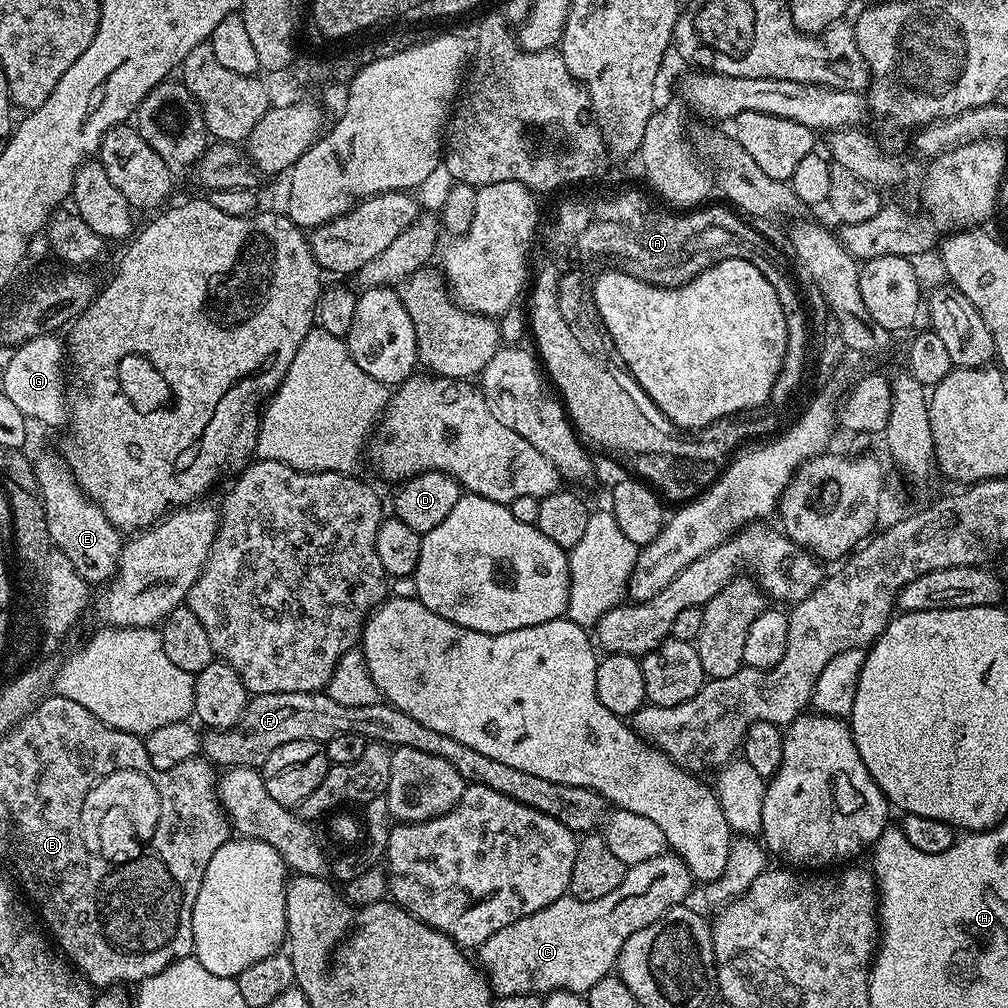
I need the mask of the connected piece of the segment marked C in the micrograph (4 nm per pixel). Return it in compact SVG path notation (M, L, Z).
M665 854L650 858L646 862L638 862L625 871L618 890L610 890L606 898L579 900L566 894L534 914L526 914L526 918L510 922L510 926L498 930L498 934L490 934L490 938L486 938L486 942L482 942L477 949L479 967L486 973L493 993L500 998L531 992L547 994L561 990L587 994L594 982L598 982L615 969L626 938L630 938L630 934L638 934L638 930L650 926L650 922L660 920L666 910L685 903L692 887L692 875L680 856Z

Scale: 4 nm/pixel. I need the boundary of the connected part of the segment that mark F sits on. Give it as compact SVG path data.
M324 690L294 694L255 694L249 699L239 722L232 728L205 731L200 737L200 746L203 755L221 769L259 769L266 758L270 758L278 746L286 746L286 742L313 740L327 745L328 740L338 738L338 734L358 734L365 742L387 744L393 750L414 748L438 754L440 758L446 758L468 784L490 786L492 790L498 790L498 794L506 794L508 798L514 798L562 822L562 826L577 834L588 834L599 829L606 815L606 801L594 790L582 786L566 786L562 782L550 782L550 778L537 778L534 774L514 770L514 766L506 766L506 762L486 758L486 754L478 754L478 750L470 750L470 746L462 746L462 742L454 742L454 738L446 738L446 734L438 734L438 730L430 726L422 726L418 718L410 718L410 714L398 710L390 703L342 706L342 702L334 702L334 698L330 698Z

